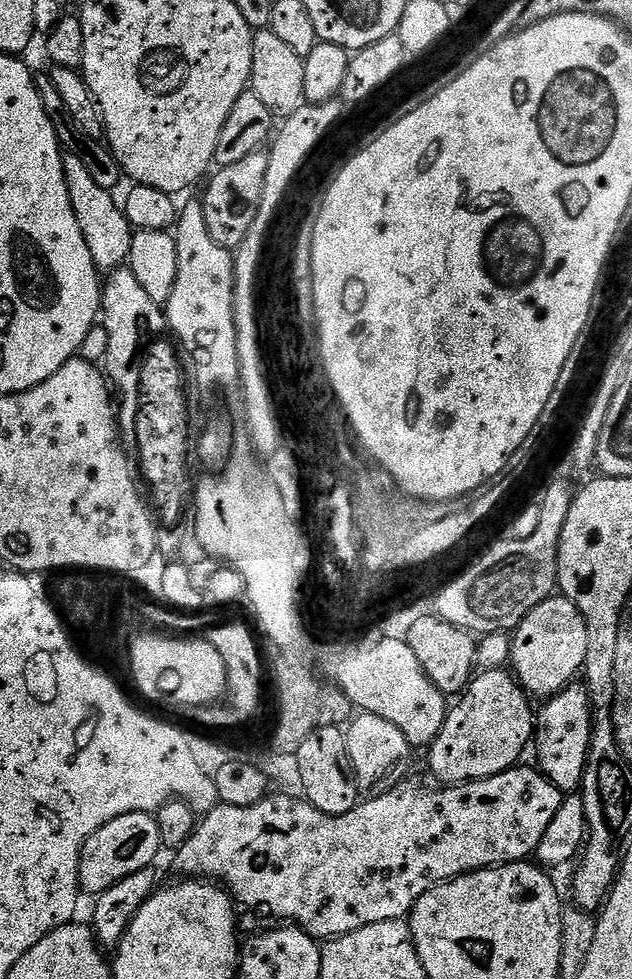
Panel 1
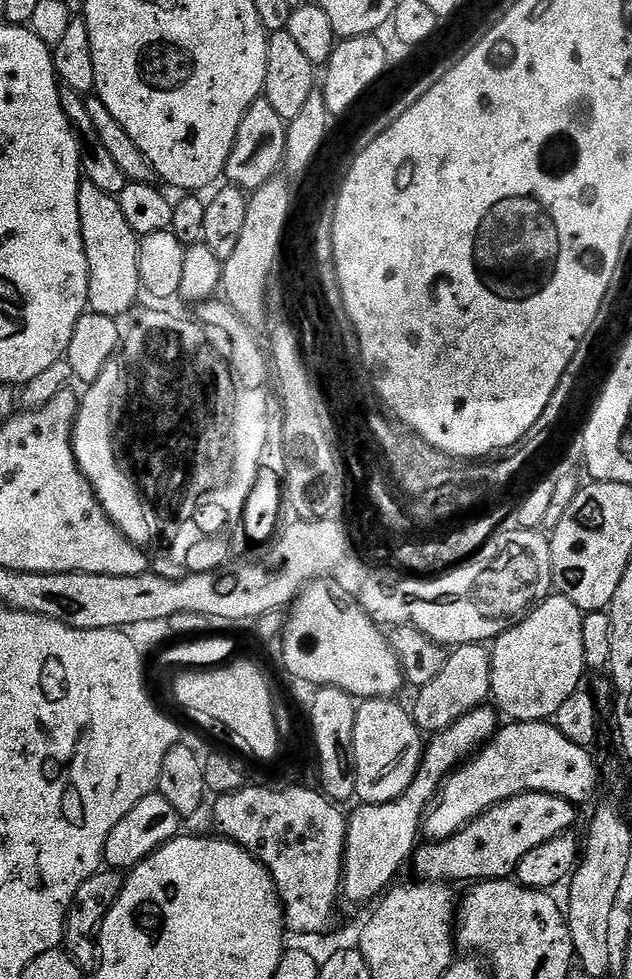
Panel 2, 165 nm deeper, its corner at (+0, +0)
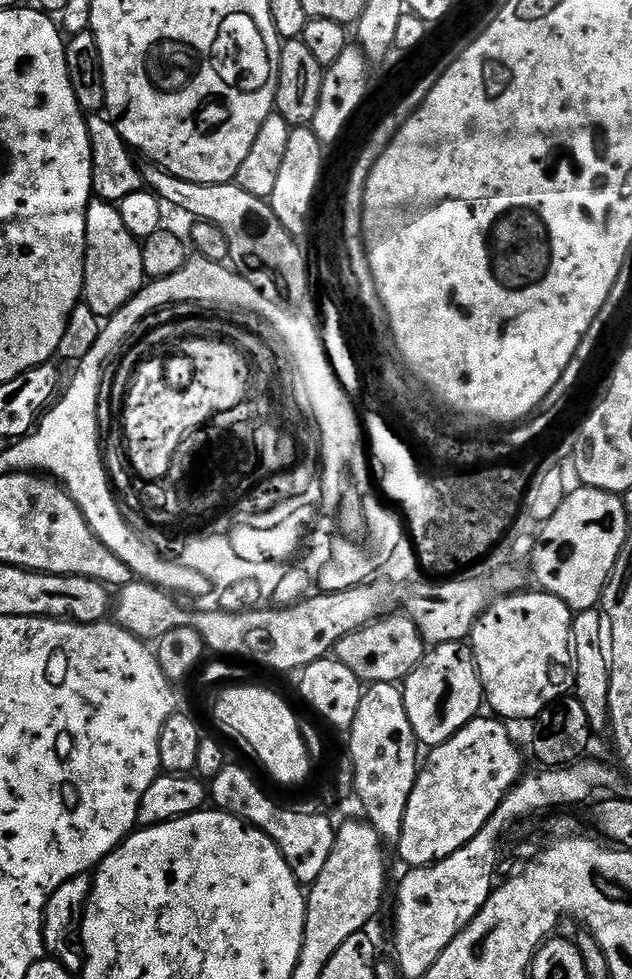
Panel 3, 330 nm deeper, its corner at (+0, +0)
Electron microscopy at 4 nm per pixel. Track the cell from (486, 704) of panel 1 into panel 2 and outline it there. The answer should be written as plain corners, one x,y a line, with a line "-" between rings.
481,706
446,730
435,733
427,741
414,782
394,802
355,805
352,816
350,812
347,817
348,829
344,842
342,896
345,901
348,899
352,904
371,905
385,895
386,889
397,879
395,876
399,874
400,867
413,859
422,836
424,817
444,781
469,756
479,752
491,740
498,727
496,716
498,712
495,707

